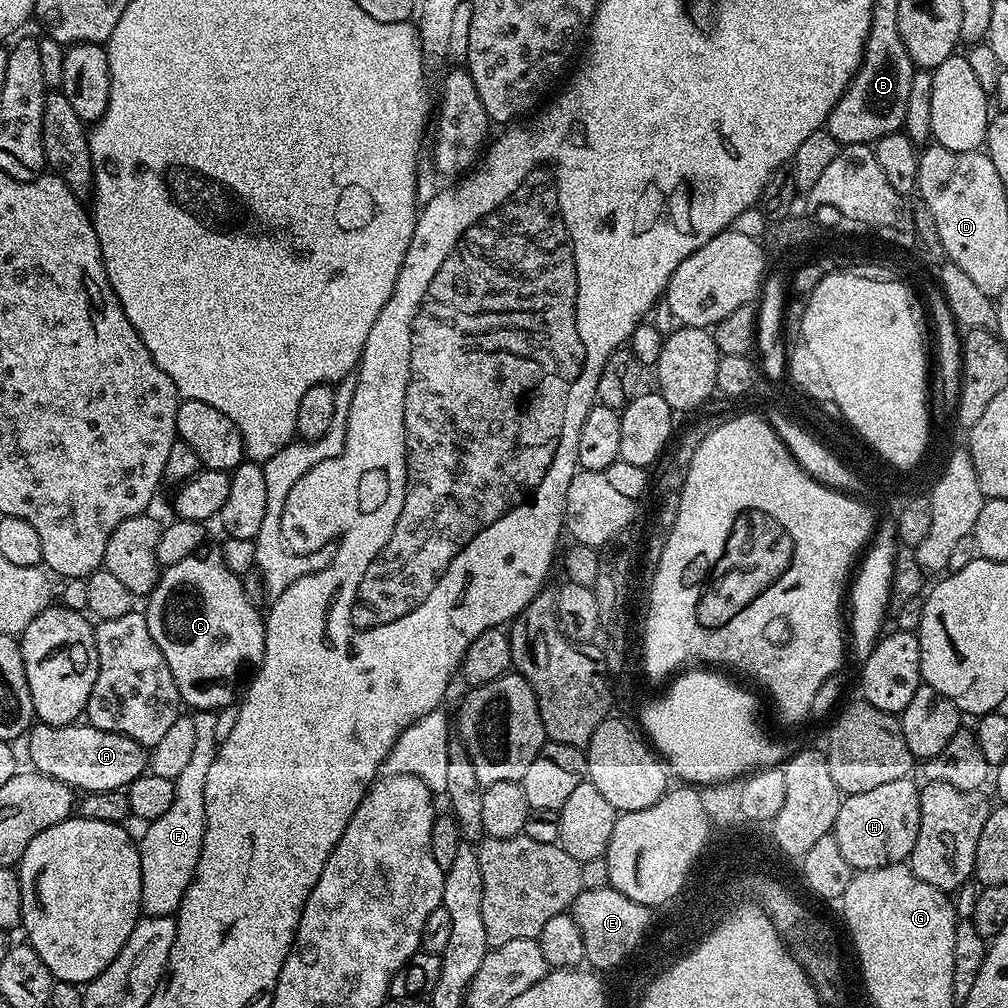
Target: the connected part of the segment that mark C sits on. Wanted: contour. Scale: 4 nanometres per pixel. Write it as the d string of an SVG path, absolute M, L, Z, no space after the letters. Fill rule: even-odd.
M201 550L190 558L182 558L182 562L174 562L174 566L164 568L161 571L160 579L156 582L156 589L147 597L146 603L148 603L148 608L146 607L144 617L150 626L150 635L154 637L154 642L158 642L158 650L162 650L162 658L166 658L166 666L170 666L170 674L174 674L174 686L178 686L181 701L187 707L189 704L192 710L216 712L219 709L229 707L237 699L245 681L259 668L264 657L264 625L266 620L261 609L254 607L250 598L246 598L243 579L235 576L230 570L230 566L226 566L226 562L222 562L222 554L218 550L212 550L212 552Z

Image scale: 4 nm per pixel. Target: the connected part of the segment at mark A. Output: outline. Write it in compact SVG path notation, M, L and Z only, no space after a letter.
M36 722L27 733L27 740L28 756L35 771L84 794L127 789L139 776L145 775L148 768L149 749L134 742L134 738L98 730L87 722L67 724L61 728Z

